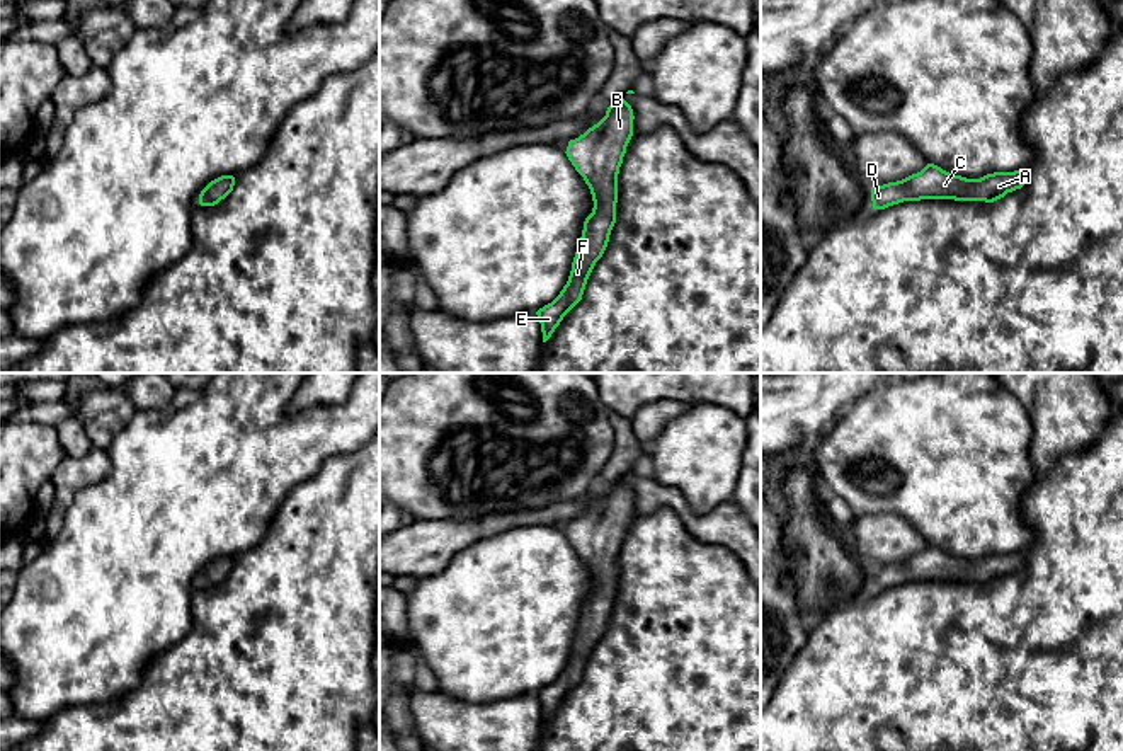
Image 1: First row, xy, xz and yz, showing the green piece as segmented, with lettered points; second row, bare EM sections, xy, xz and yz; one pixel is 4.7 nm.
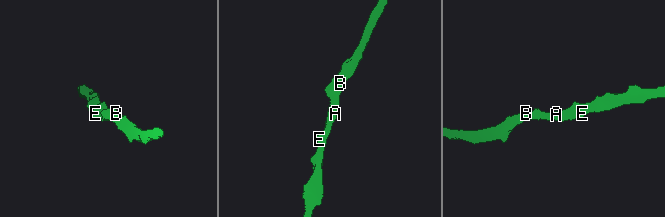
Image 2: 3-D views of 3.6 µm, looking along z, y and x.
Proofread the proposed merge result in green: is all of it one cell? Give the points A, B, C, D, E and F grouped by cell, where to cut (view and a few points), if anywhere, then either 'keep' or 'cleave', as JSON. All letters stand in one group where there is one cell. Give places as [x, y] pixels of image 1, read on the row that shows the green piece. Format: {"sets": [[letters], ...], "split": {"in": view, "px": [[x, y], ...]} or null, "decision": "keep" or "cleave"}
{"sets": [["A", "B", "C", "D", "E", "F"]], "split": null, "decision": "keep"}

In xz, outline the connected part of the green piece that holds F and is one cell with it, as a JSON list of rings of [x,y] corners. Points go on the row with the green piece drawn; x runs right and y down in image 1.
[[[623,95],[584,135],[568,141],[567,157],[590,189],[594,208],[584,221],[572,271],[560,295],[536,312],[543,342],[582,300],[587,279],[602,257],[616,223],[618,174],[633,136],[633,109]]]

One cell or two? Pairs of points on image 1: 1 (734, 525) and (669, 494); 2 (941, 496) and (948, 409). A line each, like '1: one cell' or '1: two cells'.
1: one cell
2: one cell

